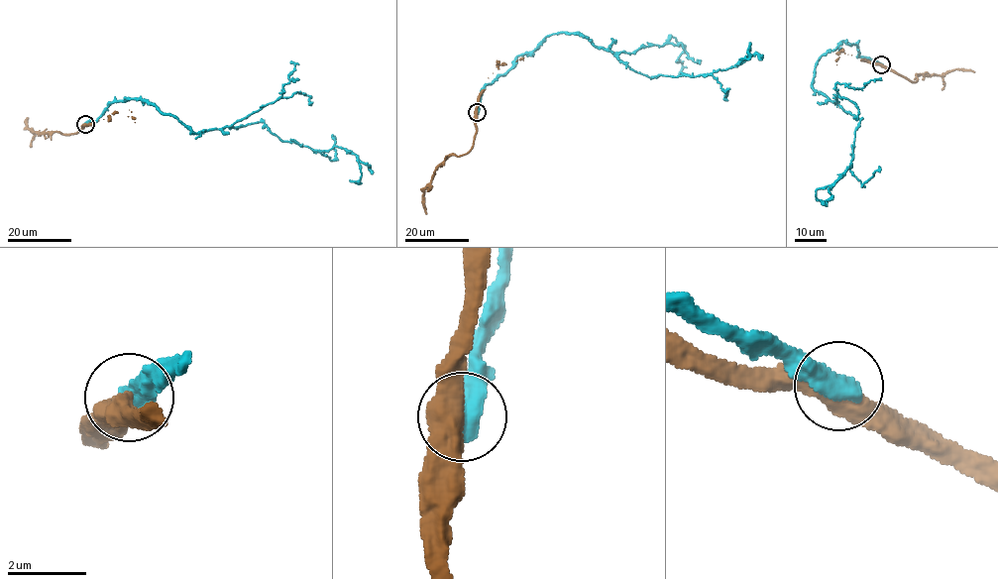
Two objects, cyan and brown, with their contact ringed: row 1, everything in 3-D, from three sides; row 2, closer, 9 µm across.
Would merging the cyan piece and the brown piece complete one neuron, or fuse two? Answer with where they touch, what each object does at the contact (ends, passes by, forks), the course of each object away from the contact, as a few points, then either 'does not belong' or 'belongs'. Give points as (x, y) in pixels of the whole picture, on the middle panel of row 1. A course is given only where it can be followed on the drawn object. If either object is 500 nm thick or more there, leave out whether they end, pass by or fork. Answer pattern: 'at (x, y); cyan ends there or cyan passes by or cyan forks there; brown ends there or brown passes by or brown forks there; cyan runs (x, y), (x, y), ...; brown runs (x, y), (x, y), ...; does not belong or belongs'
at (477, 112); cyan runs (477, 112), (487, 84), (550, 35), (585, 36), (649, 77), (727, 69), (745, 59), (750, 43), (740, 63); brown runs (477, 112), (474, 144), (468, 153), (448, 155), (424, 189), (426, 214); does not belong

